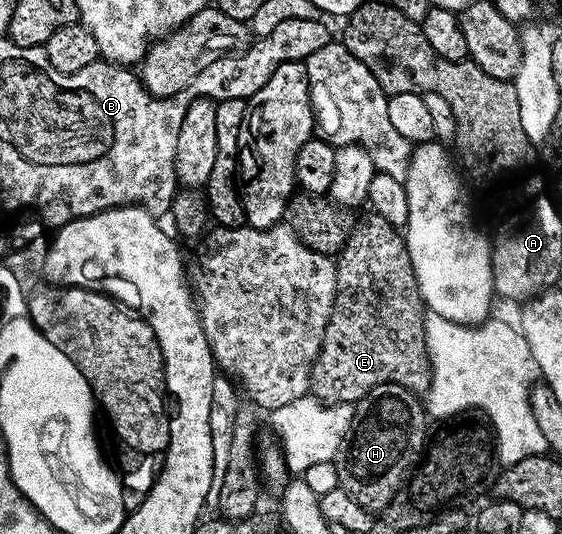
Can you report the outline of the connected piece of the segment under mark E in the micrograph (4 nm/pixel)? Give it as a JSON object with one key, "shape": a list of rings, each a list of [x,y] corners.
{"shape":[[[370,214],[367,220],[349,229],[346,244],[336,257],[336,298],[322,349],[310,372],[310,392],[324,404],[353,405],[368,390],[381,384],[399,384],[415,394],[430,389],[430,359],[426,349],[424,322],[428,311],[422,303],[420,286],[412,270],[412,258],[403,233],[384,217]]]}

